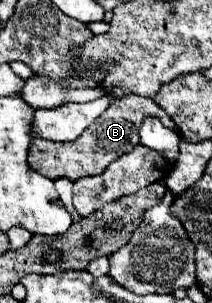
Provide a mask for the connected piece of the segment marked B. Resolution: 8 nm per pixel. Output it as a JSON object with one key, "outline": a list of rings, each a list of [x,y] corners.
{"outline":[[[128,94],[124,98],[114,98],[106,112],[74,142],[46,142],[44,138],[36,138],[30,146],[30,166],[48,176],[50,180],[56,178],[70,178],[72,182],[82,176],[94,176],[102,174],[110,162],[114,162],[118,156],[130,152],[134,146],[140,143],[139,130],[142,120],[148,114],[156,114],[168,128],[176,128],[174,122],[158,108],[158,104],[152,98],[144,98],[138,94]]]}

